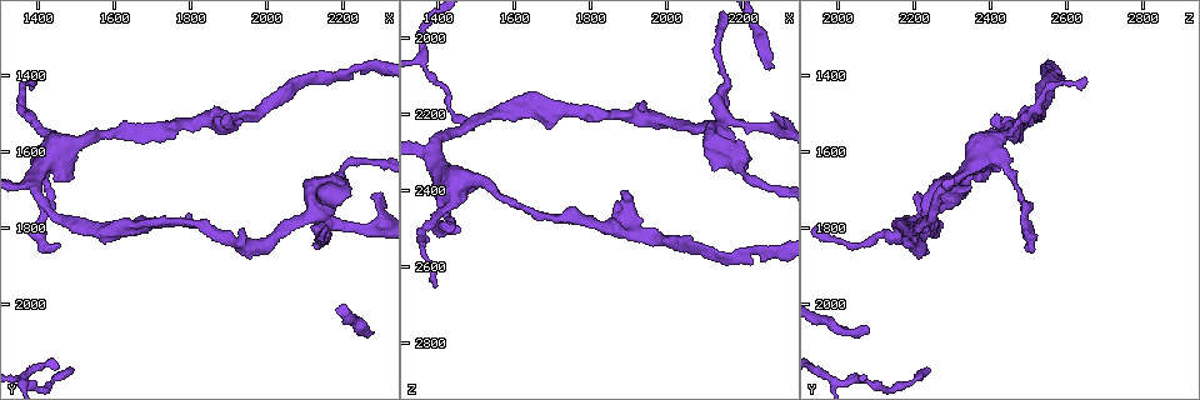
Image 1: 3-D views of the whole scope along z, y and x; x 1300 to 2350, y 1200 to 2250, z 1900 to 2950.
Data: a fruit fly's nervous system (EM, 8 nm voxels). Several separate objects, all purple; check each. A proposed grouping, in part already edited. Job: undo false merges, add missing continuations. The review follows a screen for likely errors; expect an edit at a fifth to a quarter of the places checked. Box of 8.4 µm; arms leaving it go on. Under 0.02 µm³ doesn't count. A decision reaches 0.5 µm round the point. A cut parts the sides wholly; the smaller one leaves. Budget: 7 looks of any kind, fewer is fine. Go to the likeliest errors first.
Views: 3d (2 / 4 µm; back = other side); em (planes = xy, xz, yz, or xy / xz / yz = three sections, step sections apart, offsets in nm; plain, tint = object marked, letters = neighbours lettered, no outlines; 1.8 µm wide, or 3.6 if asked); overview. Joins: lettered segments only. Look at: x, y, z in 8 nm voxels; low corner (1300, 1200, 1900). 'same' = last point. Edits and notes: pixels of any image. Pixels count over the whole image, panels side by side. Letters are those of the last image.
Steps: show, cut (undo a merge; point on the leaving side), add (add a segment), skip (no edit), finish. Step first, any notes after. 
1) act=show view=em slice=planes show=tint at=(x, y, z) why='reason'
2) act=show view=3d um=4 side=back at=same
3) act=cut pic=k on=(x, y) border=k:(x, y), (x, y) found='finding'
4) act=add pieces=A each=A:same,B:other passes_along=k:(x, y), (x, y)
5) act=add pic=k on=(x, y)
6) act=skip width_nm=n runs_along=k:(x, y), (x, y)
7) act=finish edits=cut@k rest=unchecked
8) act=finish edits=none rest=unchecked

act=show view=em slice=planes show=letters at=(2145, 1820, 2130) why='sudden change in width'

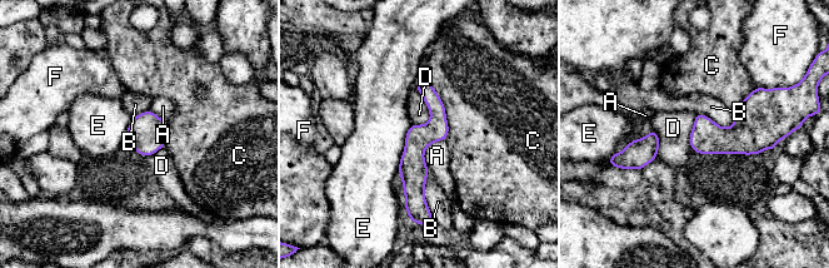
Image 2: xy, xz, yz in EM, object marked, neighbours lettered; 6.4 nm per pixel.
act=skip width_nm=160 each=A:other,B:other,C:other,D:other,E:other,F:other border=2:(414, 87), (429, 112), (422, 125) found='all the same cell'

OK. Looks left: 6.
act=show view=em slice=planes show=letters at=(1495, 2180, 2235) why='free end'

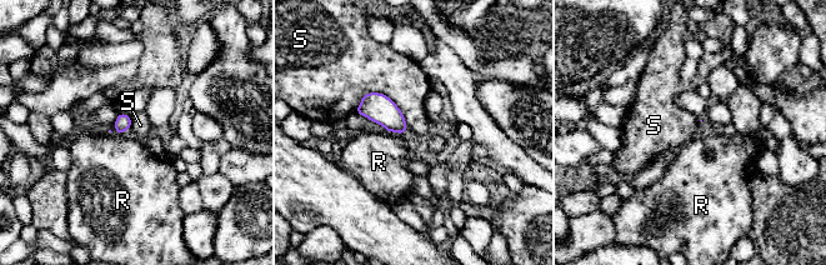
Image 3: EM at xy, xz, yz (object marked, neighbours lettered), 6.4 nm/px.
act=skip each=R:other,S:other border=3:(354, 110), (383, 93), (408, 126) found='no lettered segment goes on from it'

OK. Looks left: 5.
act=show view=em slice=planes show=letters at=(1455, 1850, 2510) why='long arm stops here'

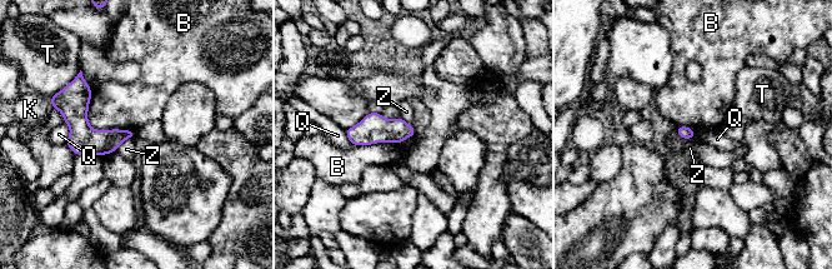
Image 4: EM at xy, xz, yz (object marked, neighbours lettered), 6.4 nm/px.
act=skip each=B:other,K:other,Q:other,T:other,Z:other found='none of them fits'

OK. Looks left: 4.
act=finish edits=none rest=unchecked

